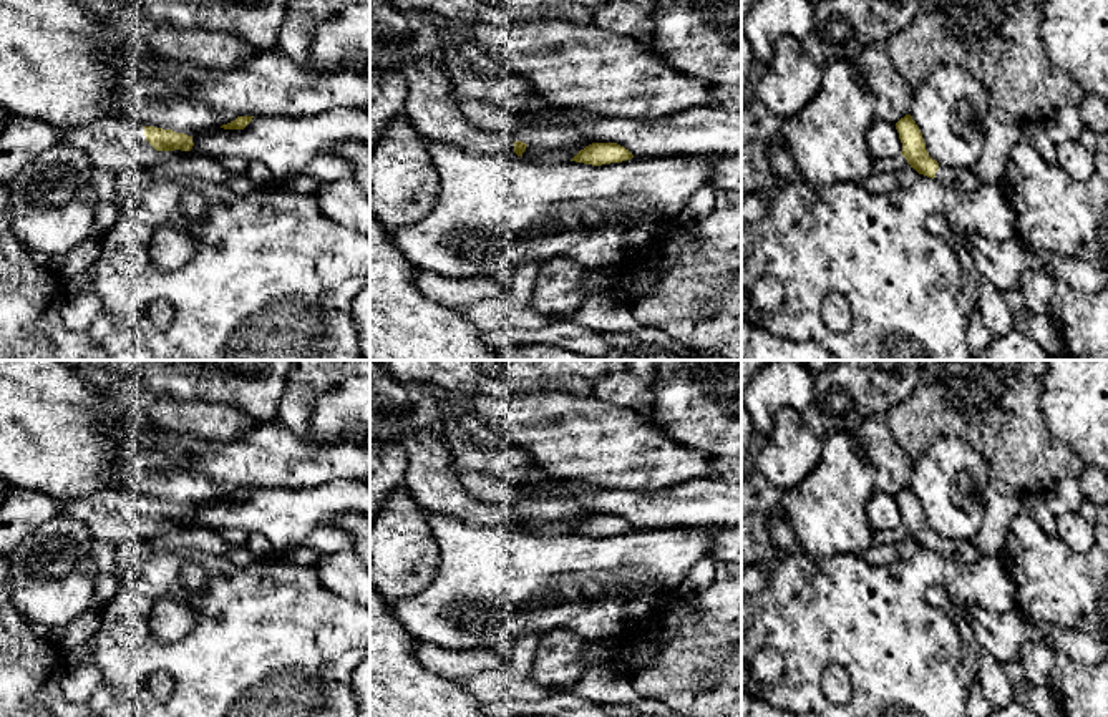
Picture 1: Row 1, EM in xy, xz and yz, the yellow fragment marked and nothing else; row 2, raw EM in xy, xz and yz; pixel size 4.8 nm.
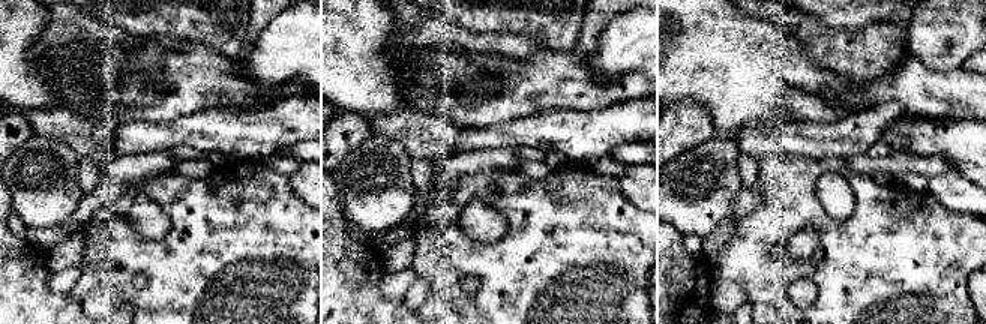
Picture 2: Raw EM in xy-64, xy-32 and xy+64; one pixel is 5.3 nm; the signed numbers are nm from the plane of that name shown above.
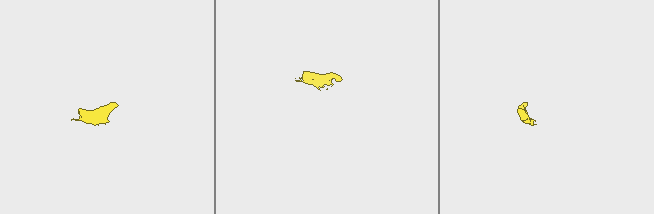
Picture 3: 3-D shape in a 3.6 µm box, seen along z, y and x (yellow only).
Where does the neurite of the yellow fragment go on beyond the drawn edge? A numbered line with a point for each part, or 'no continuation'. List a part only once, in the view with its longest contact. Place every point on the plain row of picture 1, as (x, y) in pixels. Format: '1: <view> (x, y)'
1: xy (111, 515)
2: yz (956, 550)

